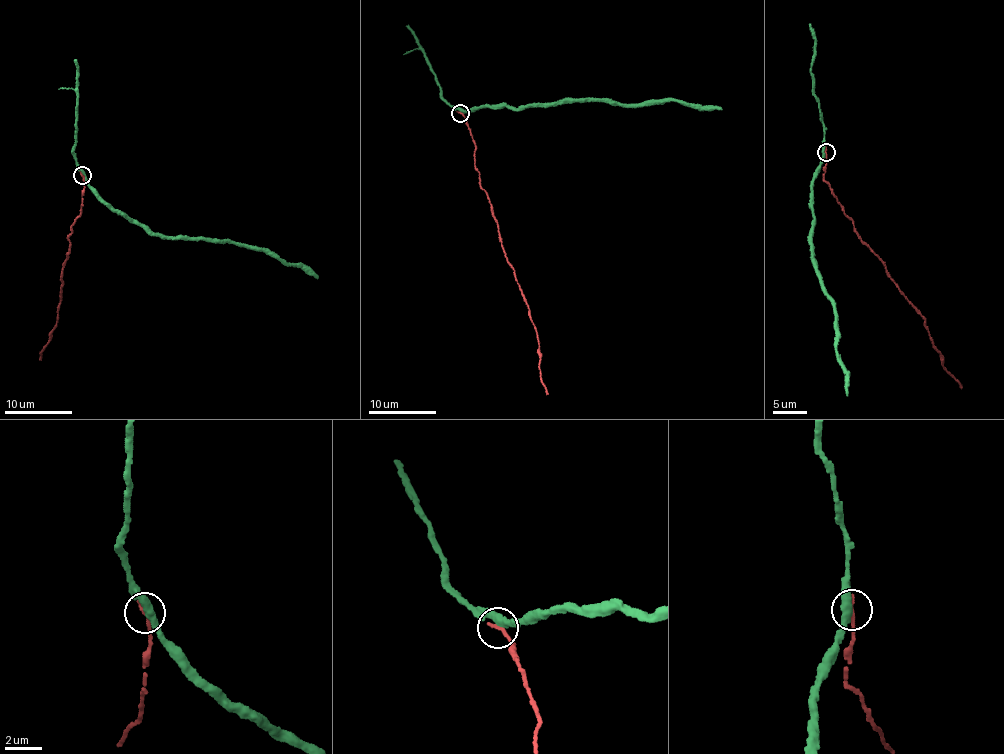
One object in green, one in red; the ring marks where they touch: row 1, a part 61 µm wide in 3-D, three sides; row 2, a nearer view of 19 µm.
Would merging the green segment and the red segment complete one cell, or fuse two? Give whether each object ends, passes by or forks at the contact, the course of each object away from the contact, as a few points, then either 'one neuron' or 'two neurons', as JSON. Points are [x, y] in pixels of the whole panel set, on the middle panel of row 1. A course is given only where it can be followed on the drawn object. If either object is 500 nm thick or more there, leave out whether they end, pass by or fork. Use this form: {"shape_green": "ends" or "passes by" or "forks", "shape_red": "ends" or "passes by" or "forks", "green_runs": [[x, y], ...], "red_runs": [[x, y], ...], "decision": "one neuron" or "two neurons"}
{"shape_green": "passes by", "shape_red": "ends", "green_runs": [[461, 113], [483, 105], [521, 108], [591, 99], [630, 105], [674, 99], [722, 109]], "red_runs": [[461, 113], [475, 146], [474, 163], [481, 187], [537, 335], [546, 394]], "decision": "one neuron"}

